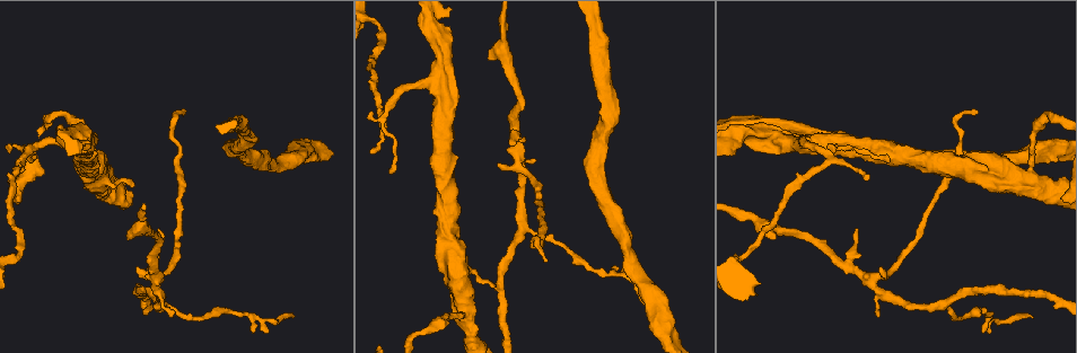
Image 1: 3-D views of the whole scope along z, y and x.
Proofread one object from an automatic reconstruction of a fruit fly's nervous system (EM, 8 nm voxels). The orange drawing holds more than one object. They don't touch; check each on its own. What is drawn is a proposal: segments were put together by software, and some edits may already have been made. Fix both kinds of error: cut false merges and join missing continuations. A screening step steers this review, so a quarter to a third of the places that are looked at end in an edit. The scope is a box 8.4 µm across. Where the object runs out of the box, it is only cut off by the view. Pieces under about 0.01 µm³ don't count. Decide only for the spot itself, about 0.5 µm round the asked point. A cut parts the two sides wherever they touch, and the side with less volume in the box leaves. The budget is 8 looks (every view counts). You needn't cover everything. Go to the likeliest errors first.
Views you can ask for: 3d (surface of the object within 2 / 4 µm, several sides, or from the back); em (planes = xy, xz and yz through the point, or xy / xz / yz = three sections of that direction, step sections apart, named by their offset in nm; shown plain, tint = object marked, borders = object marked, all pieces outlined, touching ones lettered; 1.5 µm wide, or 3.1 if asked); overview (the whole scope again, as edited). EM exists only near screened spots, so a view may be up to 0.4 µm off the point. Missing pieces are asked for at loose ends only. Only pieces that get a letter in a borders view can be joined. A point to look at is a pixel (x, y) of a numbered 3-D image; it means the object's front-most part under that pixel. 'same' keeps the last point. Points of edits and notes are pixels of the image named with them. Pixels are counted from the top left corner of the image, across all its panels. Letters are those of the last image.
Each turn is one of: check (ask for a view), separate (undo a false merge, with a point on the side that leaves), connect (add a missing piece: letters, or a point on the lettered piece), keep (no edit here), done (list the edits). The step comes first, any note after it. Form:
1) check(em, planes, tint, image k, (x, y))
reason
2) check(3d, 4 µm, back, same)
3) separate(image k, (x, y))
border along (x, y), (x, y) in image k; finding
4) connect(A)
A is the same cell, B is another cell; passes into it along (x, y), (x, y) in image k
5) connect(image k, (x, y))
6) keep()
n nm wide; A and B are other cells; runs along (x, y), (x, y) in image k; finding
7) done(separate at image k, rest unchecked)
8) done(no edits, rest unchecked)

check(em, xz, step 8, tint, image 1, (976, 112))
tapers out

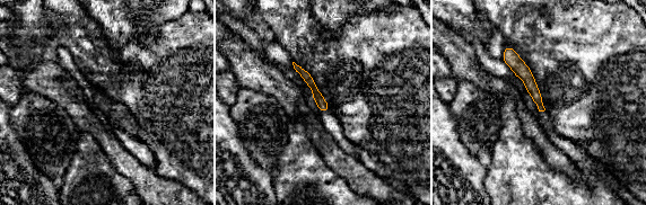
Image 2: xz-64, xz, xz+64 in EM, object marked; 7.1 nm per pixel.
check(em, planes, tint, same)

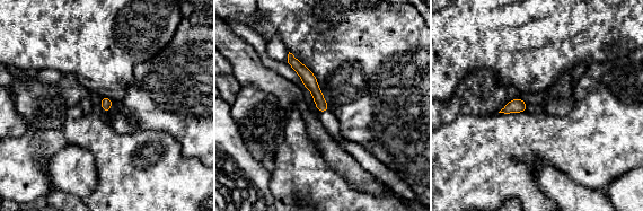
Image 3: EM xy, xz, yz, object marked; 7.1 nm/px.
check(em, planes, borders, same)

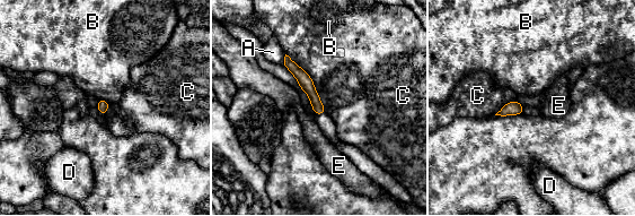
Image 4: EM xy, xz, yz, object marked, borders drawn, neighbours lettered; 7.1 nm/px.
keep()
80 nm wide; A, B, C, D and E are other cells; border along (285, 53), (310, 77), (326, 112) in image 4; none of them fits

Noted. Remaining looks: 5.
check(3d, 4 µm, back, image 1, (173, 313))
an open end

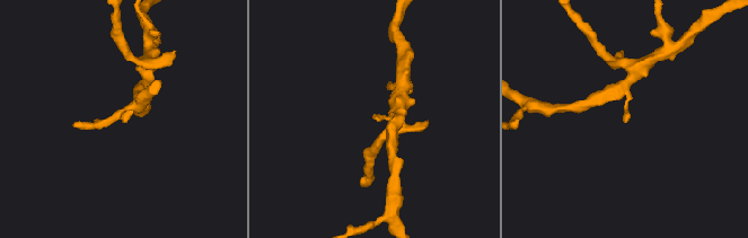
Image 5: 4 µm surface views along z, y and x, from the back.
check(em, planes, borders, image 5, (373, 117))

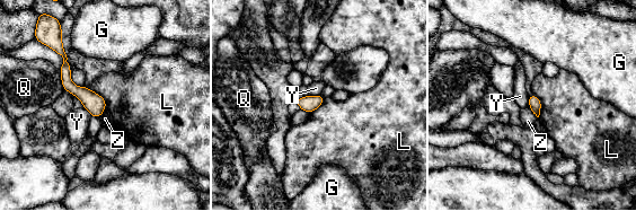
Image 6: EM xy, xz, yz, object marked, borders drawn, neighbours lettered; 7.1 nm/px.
keep()
G, L, Q, Y and Z are other cells; runs along (60, 51), (65, 80), (97, 114) in image 6; none of them fits

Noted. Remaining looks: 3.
check(3d, 4 µm, image 1, (419, 332))
abrupt turn

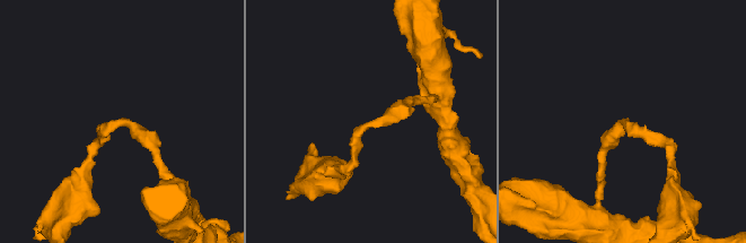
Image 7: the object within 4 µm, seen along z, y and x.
check(em, planes, borders, image 7, (370, 125))

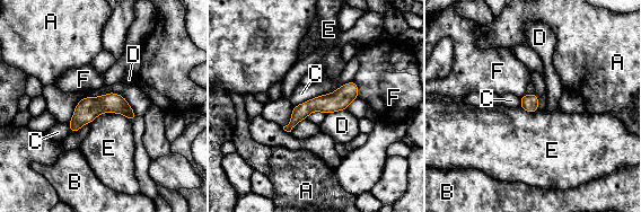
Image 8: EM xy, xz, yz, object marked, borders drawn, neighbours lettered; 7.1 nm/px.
keep()
A, B, C, D, E and F are other cells; continuous, no second neuron

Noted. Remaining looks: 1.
done(no edits, rest unchecked)

